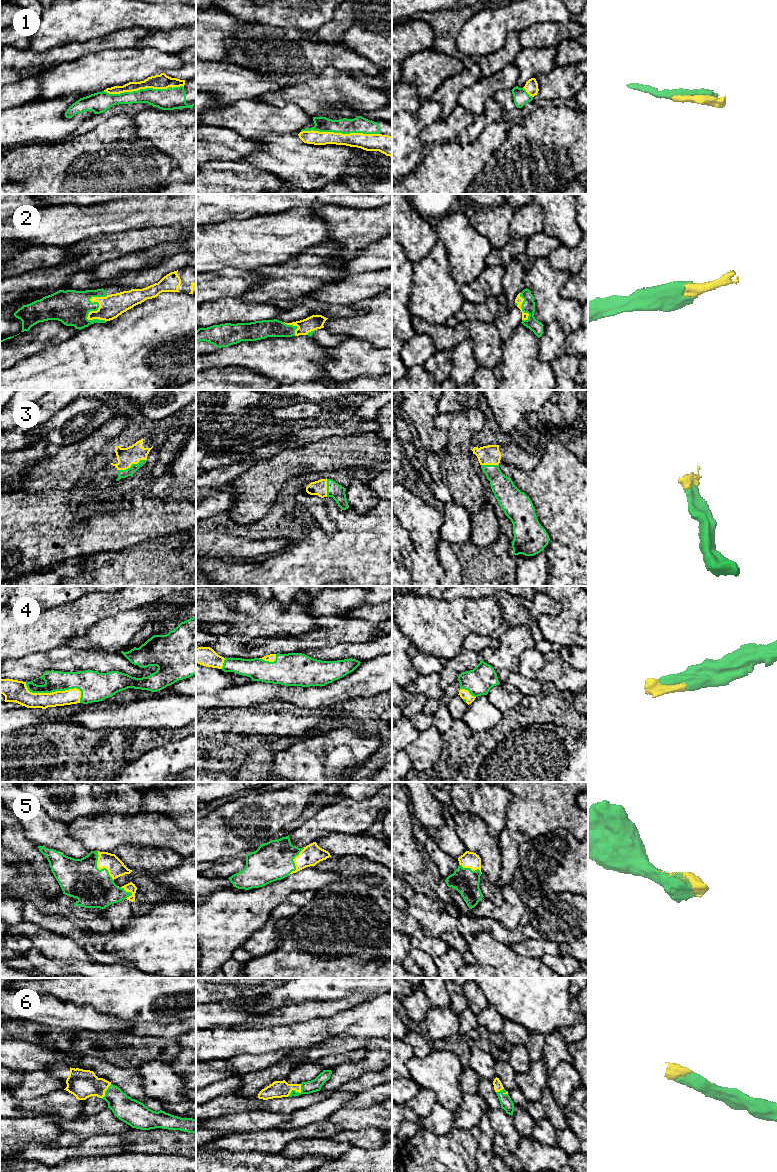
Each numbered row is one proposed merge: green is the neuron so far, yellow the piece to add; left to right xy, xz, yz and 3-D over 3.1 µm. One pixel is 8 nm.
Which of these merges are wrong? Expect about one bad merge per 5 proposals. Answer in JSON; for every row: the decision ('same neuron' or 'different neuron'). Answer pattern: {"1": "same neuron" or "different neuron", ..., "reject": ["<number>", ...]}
{"1": "same neuron", "2": "same neuron", "3": "same neuron", "4": "same neuron", "5": "same neuron", "6": "same neuron", "reject": []}

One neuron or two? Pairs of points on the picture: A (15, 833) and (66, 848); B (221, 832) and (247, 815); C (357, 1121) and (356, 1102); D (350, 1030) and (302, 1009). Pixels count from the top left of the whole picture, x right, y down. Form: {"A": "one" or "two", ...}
{"A": "two", "B": "one", "C": "two", "D": "two"}

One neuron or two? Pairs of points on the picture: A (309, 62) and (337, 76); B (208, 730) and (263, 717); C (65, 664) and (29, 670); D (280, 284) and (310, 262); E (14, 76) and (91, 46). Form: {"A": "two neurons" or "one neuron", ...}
{"A": "two neurons", "B": "one neuron", "C": "one neuron", "D": "one neuron", "E": "one neuron"}

